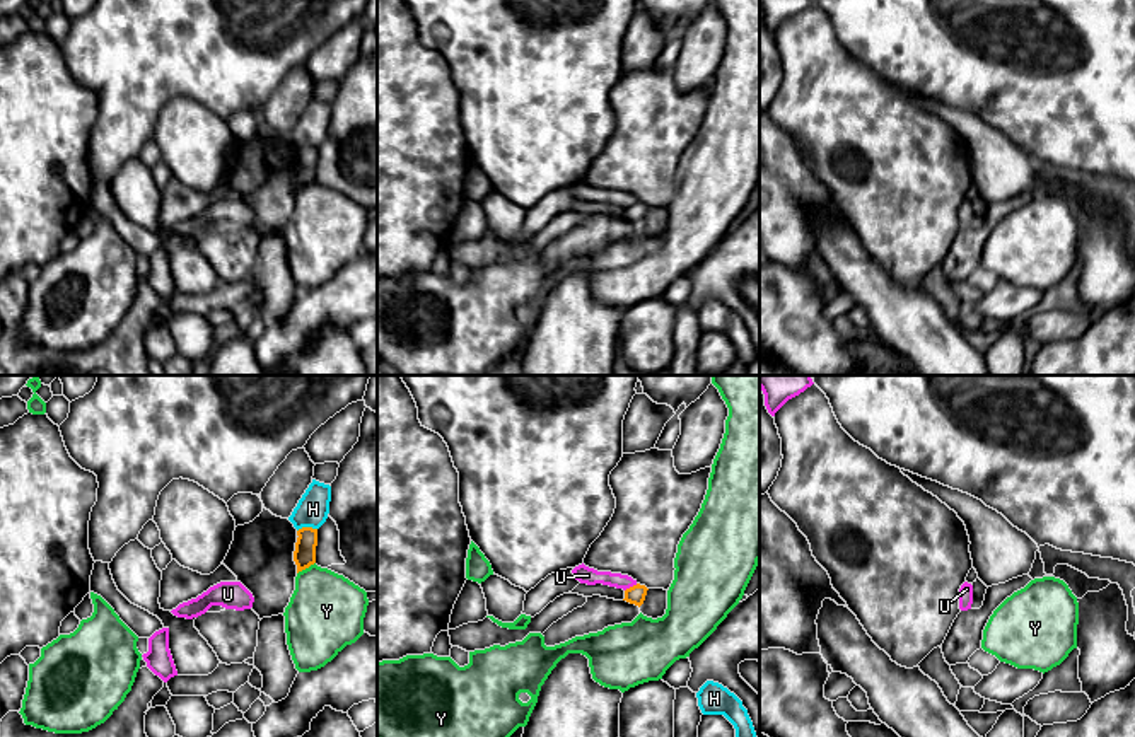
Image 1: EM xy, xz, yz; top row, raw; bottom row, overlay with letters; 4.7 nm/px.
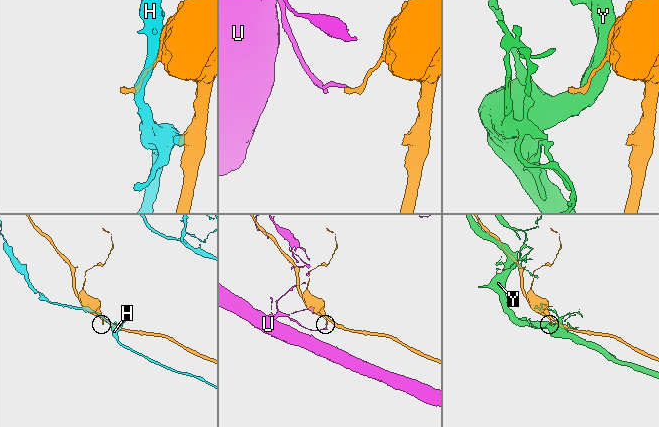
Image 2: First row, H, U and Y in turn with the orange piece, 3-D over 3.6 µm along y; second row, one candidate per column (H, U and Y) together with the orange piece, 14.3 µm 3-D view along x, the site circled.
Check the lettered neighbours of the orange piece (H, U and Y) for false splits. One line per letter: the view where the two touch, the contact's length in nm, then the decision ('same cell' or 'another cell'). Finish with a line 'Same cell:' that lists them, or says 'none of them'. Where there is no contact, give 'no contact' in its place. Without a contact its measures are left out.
H: xy | 100 nm | another cell
U: xz | 70 nm | another cell
Y: xy | 110 nm | another cell
Same cell: none of them

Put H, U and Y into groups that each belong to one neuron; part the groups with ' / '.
H / U / Y

